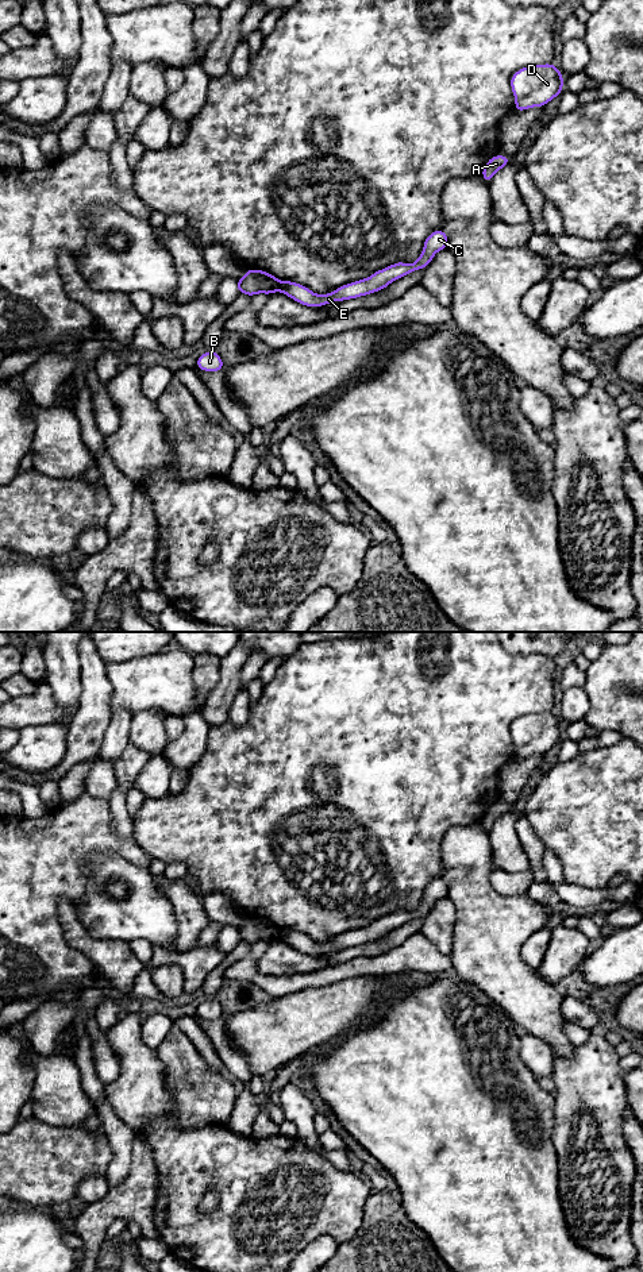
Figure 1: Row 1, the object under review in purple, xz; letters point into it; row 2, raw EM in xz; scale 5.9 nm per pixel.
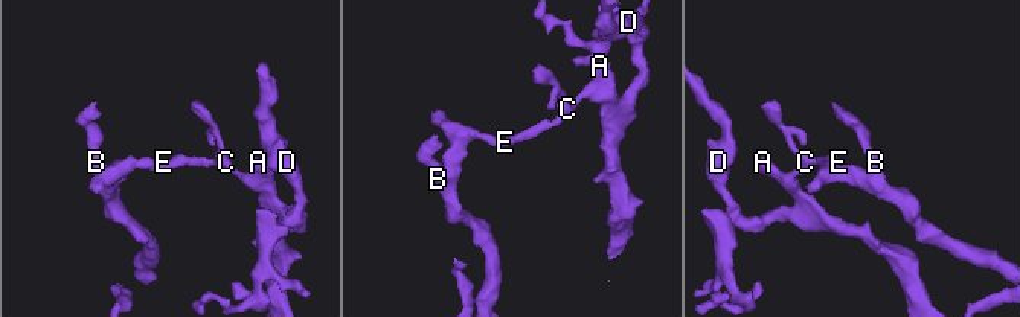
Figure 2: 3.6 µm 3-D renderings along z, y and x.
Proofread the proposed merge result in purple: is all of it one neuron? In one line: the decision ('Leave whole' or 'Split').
Split

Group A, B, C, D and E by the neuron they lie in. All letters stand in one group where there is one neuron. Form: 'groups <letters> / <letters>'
groups A C D E / B

